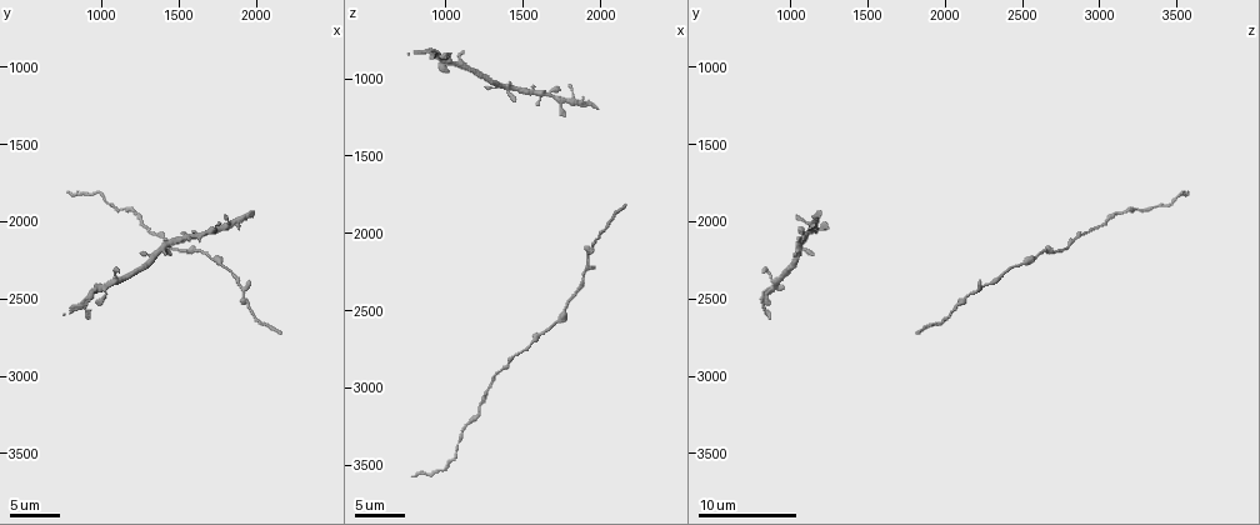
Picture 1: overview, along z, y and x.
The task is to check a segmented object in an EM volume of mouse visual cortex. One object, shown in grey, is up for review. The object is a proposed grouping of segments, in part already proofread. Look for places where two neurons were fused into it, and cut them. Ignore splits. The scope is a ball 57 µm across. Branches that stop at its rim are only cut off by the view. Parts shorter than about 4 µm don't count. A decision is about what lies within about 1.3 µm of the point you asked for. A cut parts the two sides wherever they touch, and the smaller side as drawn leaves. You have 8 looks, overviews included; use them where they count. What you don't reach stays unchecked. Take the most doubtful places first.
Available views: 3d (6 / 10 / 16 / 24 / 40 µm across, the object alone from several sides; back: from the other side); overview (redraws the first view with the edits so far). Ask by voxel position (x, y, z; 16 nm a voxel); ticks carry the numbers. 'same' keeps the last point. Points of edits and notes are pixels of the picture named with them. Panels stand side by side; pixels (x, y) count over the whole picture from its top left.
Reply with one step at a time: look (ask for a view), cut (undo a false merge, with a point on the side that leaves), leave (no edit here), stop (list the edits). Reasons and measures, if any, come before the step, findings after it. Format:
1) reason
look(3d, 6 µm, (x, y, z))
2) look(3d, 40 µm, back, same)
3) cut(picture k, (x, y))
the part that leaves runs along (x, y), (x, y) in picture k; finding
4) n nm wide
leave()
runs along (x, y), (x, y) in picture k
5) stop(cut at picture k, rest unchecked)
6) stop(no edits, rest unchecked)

thick turns thin
look(3d, 10 µm, (1540, 2200, 2720))

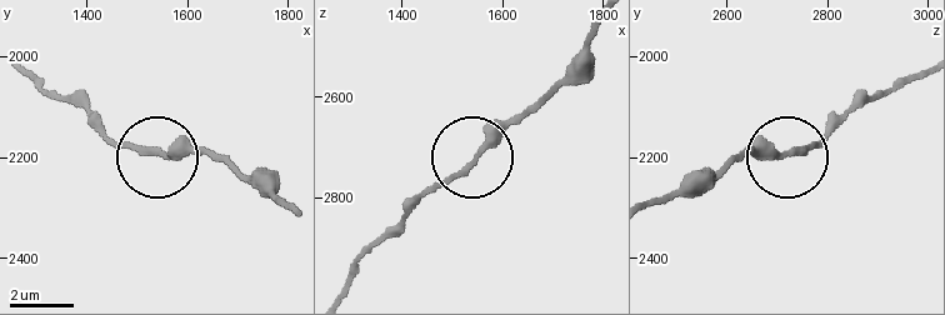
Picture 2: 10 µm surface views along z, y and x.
leave()
runs along (650, 204), (699, 190), (739, 159), (798, 153), (841, 124) in picture 2; continuous, no second neuron

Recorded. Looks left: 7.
a narrow waist
look(3d, 10 µm, (1200, 1960, 3120))

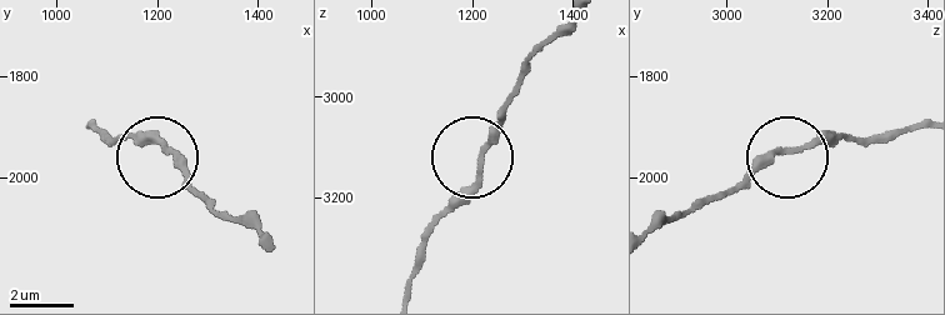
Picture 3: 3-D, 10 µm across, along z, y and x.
look(3d, 10 µm, back, (1210, 1940, 3130))

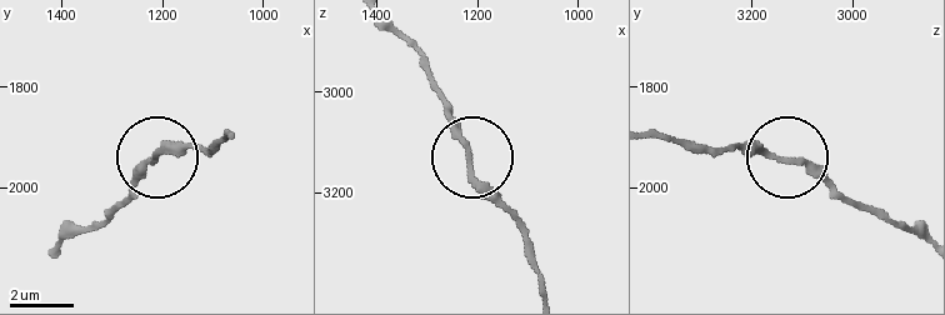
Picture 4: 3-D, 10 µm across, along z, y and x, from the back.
leave()
runs along (389, 23), (419, 55), (478, 176), (524, 221) in picture 4; one neuron here

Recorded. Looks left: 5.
thin neck
look(3d, 10 µm, (1920, 2460, 2160))

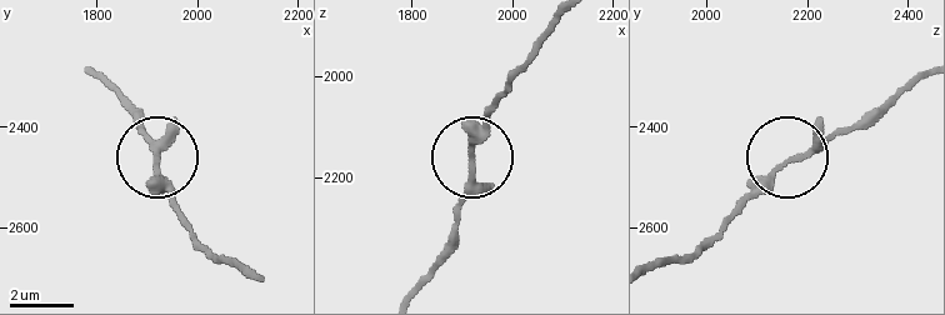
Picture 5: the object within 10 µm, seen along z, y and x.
leave()
runs along (516, 71), (474, 149), (455, 235) in picture 5; one neuron here

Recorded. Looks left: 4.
thin neck
look(3d, 10 µm, (1080, 1900, 3380))

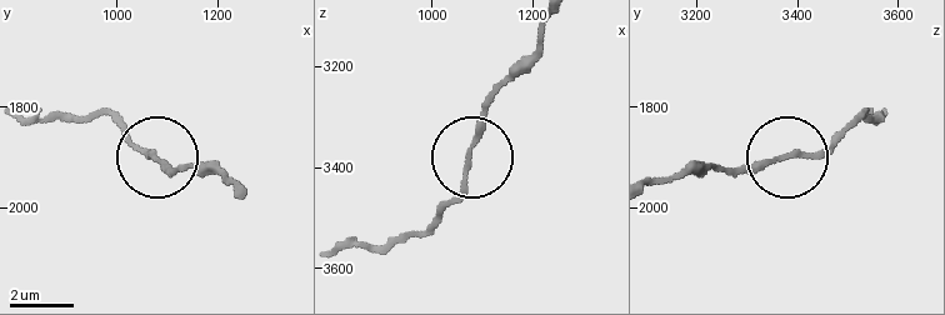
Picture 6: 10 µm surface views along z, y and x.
leave()
runs along (540, 26), (534, 50), (489, 106), (464, 188), (421, 233) in picture 6; continuous, no second neuron

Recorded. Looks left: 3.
stop(no edits, rest unchecked)

